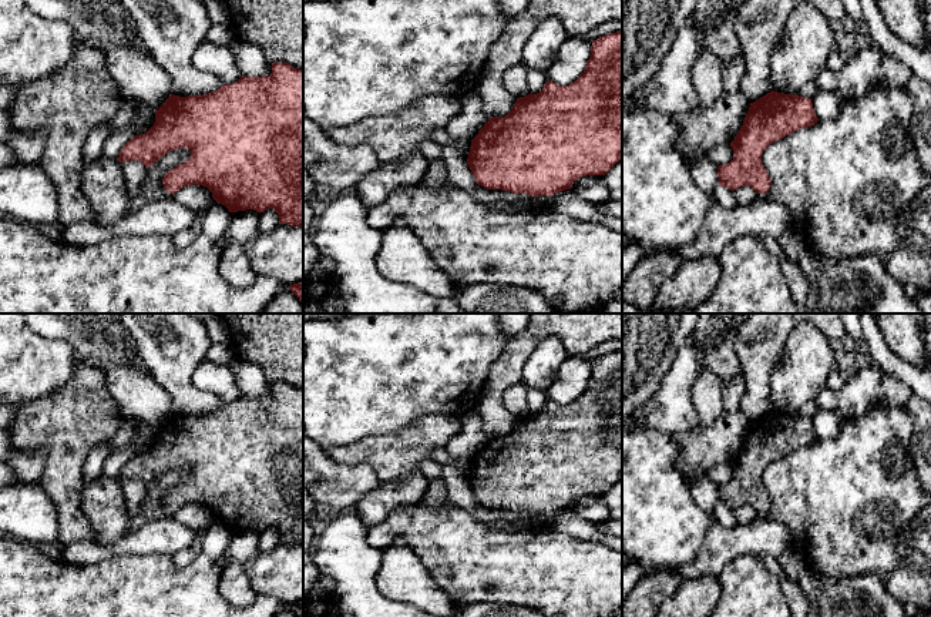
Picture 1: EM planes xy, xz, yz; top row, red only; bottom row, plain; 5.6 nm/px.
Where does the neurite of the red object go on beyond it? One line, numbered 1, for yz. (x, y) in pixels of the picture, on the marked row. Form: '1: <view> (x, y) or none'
1: none

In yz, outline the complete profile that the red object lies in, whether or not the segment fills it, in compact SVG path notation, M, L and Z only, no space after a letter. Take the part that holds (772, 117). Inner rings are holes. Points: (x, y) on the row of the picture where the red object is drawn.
M770 91L750 103L743 125L730 142L733 160L717 167L720 187L750 185L767 194L772 181L762 162L763 151L777 140L819 121L811 98Z

